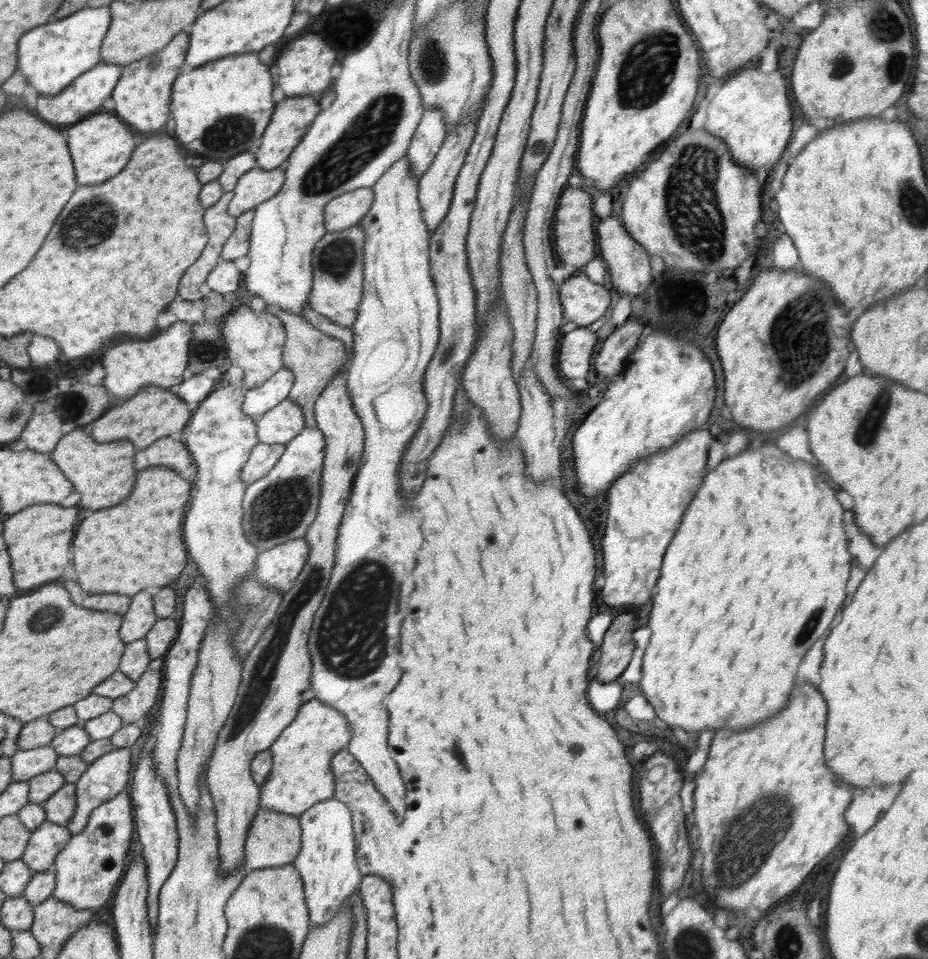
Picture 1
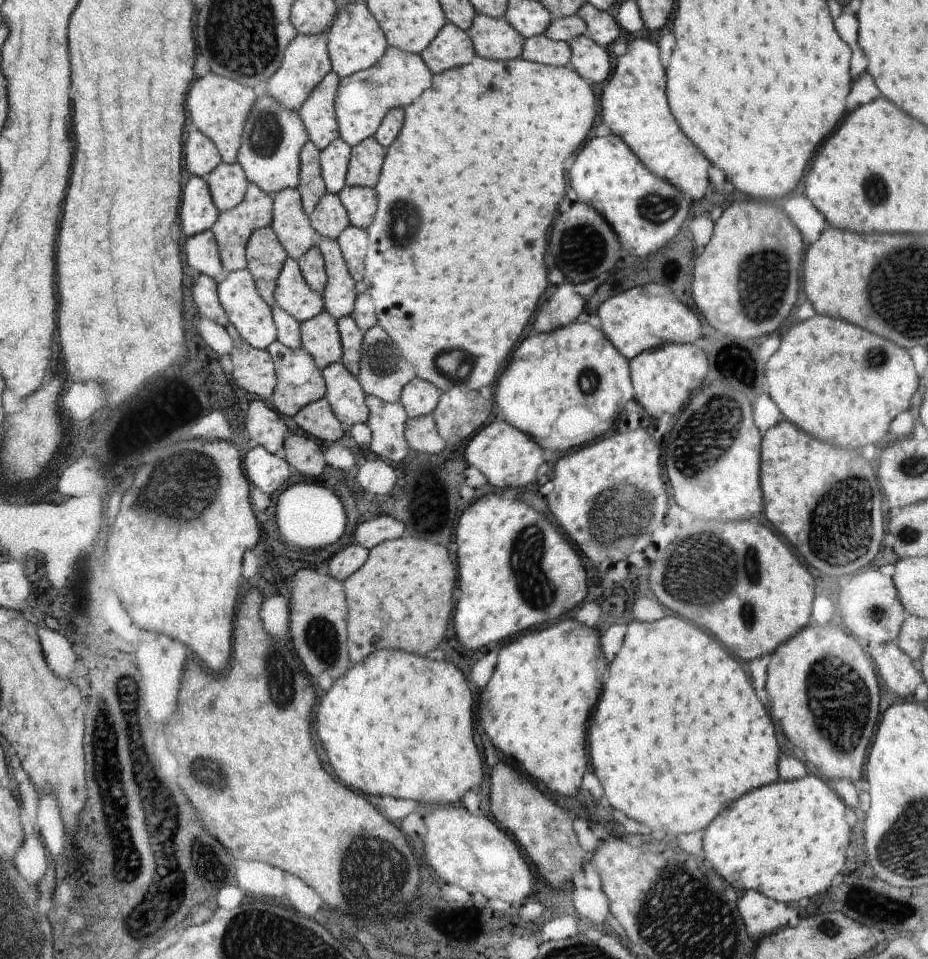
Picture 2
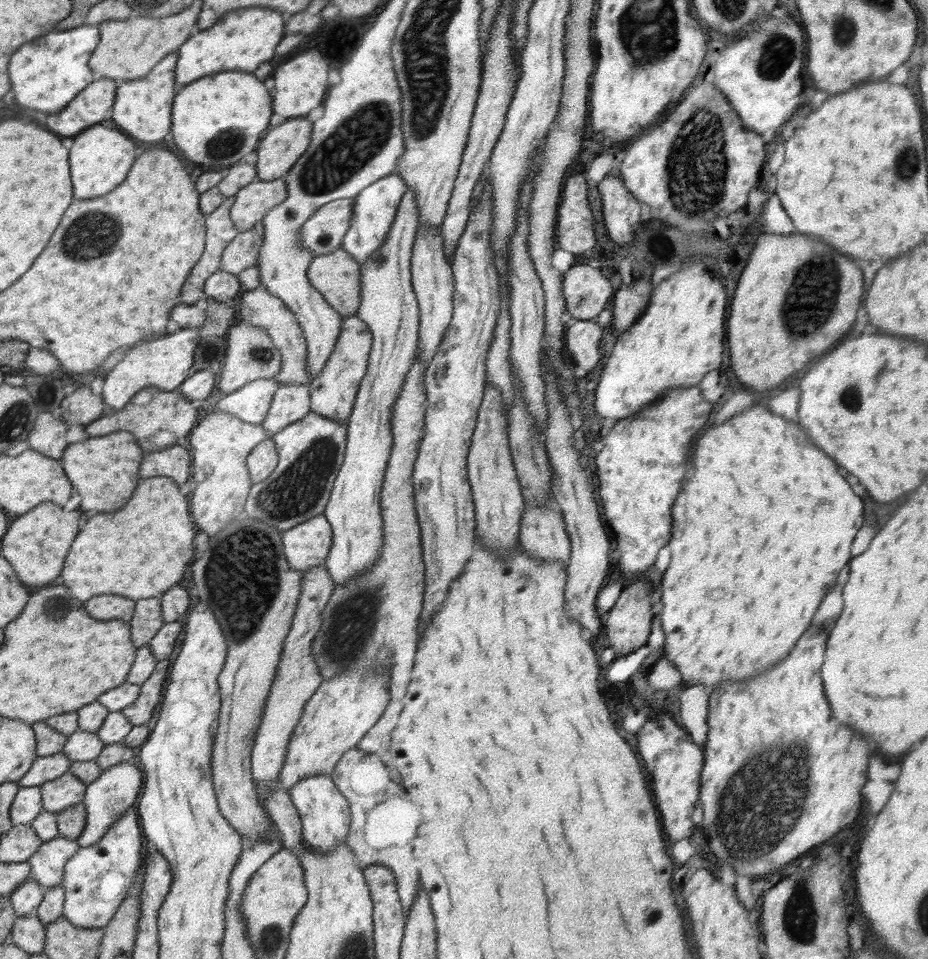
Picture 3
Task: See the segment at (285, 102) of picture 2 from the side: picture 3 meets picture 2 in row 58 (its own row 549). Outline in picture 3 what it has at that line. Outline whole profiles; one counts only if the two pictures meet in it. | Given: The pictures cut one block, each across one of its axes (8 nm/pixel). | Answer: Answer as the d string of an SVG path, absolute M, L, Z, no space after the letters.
M323 515L284 531L281 539L288 565L303 574L316 566L325 565L332 537L331 525Z

